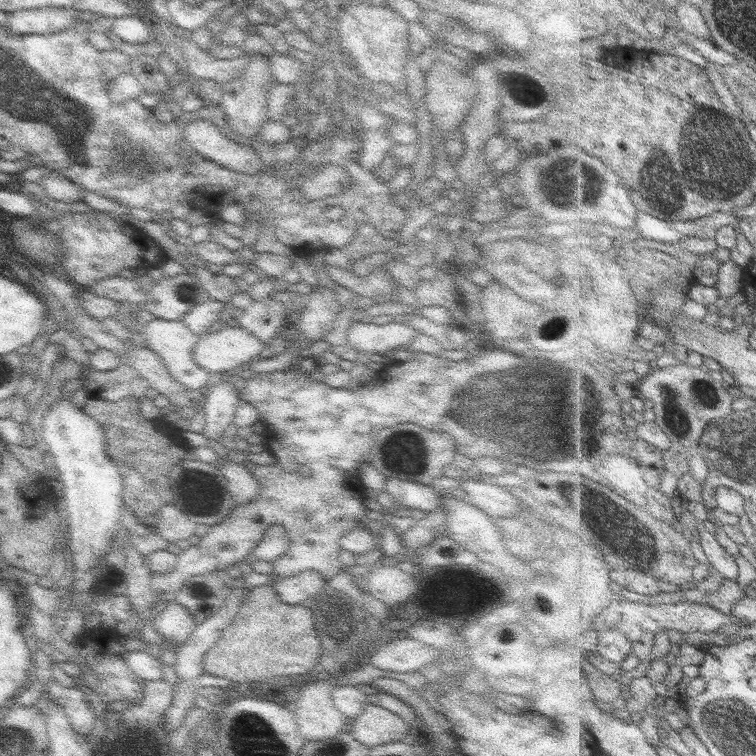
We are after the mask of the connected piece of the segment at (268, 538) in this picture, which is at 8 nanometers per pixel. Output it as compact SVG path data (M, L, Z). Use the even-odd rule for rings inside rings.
M272 524L264 532L262 540L252 552L252 564L260 560L273 563L280 556L284 555L290 546L291 538L283 524Z

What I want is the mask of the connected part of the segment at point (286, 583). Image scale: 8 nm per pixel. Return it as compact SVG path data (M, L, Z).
M306 571L285 579L278 578L274 585L280 599L286 604L300 604L312 595L318 594L322 588L326 588L329 579L318 571Z

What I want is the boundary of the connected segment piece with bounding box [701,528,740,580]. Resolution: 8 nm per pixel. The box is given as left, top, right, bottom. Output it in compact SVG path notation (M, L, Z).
M707 528L702 531L701 544L703 550L713 565L714 571L718 571L724 578L738 580L740 568L736 564L736 557L730 554L726 547L718 540L717 532L710 532Z

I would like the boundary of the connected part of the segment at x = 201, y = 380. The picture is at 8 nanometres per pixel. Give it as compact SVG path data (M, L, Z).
M151 318L151 321L144 324L143 331L147 346L162 358L166 369L180 384L184 384L186 388L201 391L204 386L207 386L211 374L208 370L197 366L195 362L194 350L201 336L192 333L184 319L164 320Z

